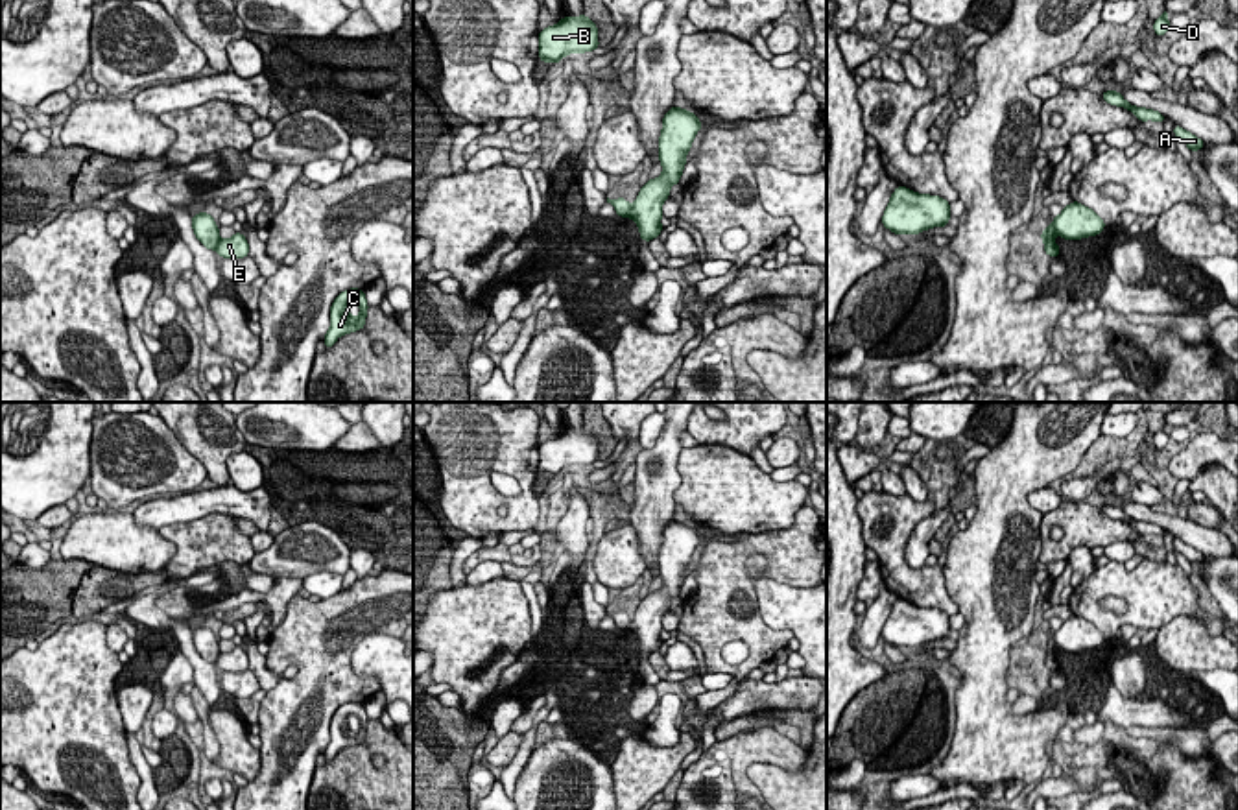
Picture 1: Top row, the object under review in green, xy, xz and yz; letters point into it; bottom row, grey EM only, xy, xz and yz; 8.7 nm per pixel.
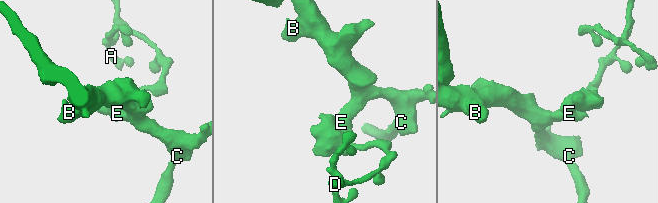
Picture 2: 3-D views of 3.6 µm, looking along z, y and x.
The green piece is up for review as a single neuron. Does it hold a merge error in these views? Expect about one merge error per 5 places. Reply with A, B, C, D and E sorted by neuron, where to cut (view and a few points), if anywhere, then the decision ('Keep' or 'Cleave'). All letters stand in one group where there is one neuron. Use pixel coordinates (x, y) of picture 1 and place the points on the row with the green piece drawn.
Groups: A D / B C E. Split along xz (631, 207), (628, 216). Cleave

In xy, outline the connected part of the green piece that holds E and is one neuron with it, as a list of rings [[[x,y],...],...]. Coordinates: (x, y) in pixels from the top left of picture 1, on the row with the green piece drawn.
[[[234,232],[231,238],[220,240],[214,251],[223,258],[245,258],[249,244],[242,232]]]

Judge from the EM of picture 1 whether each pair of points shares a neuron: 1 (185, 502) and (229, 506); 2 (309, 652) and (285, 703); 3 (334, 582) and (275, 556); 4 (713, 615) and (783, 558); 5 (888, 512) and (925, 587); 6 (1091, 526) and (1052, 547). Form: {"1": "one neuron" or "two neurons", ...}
{"1": "one neuron", "2": "one neuron", "3": "two neurons", "4": "one neuron", "5": "one neuron", "6": "one neuron"}

